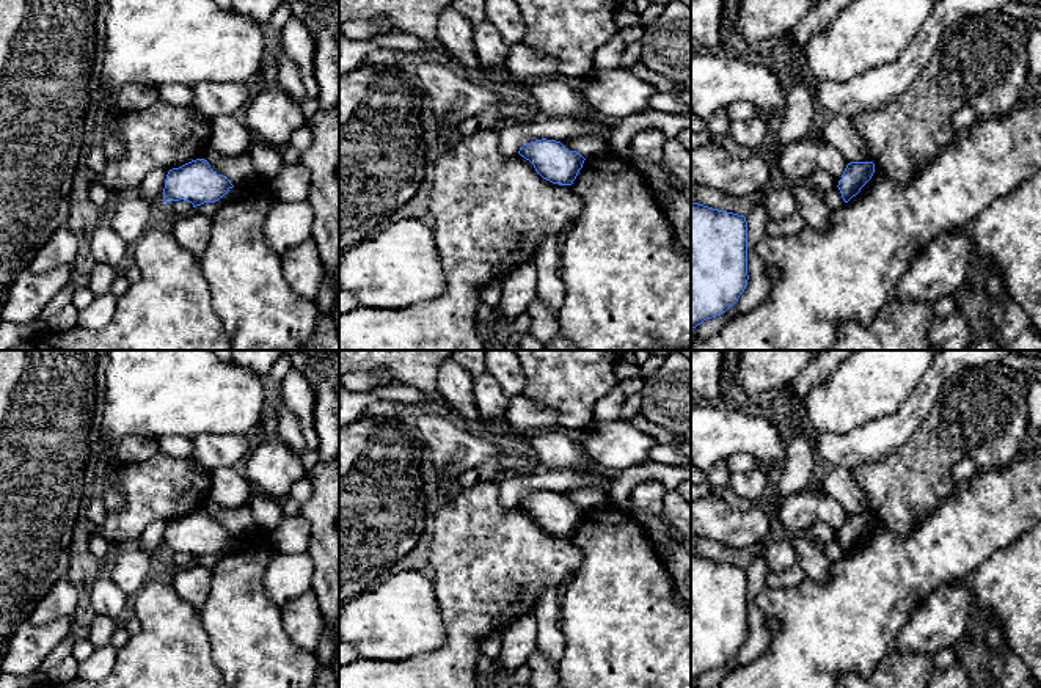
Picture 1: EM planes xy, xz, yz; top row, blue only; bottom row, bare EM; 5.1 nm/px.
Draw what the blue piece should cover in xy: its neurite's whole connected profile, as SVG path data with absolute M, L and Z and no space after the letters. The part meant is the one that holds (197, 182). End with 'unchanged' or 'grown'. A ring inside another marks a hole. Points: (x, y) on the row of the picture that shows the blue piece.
M196 159L168 171L163 188L165 203L188 201L193 207L215 203L234 185L223 174L217 174L207 160Z; unchanged

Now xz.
M546 138L523 145L518 154L529 160L543 179L559 185L572 185L586 160L579 152L565 149L561 141Z; unchanged

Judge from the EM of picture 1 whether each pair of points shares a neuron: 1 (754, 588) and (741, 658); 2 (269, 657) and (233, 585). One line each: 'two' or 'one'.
1: one
2: one

